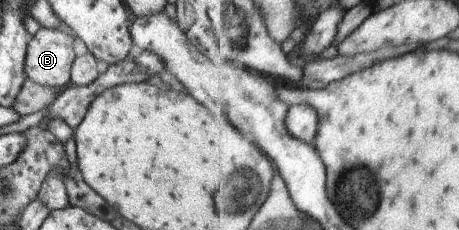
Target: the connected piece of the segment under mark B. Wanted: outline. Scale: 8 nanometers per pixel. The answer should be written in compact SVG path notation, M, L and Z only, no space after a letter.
M44 29L29 37L23 70L25 78L54 90L70 84L70 66L74 61L73 37L59 29Z

